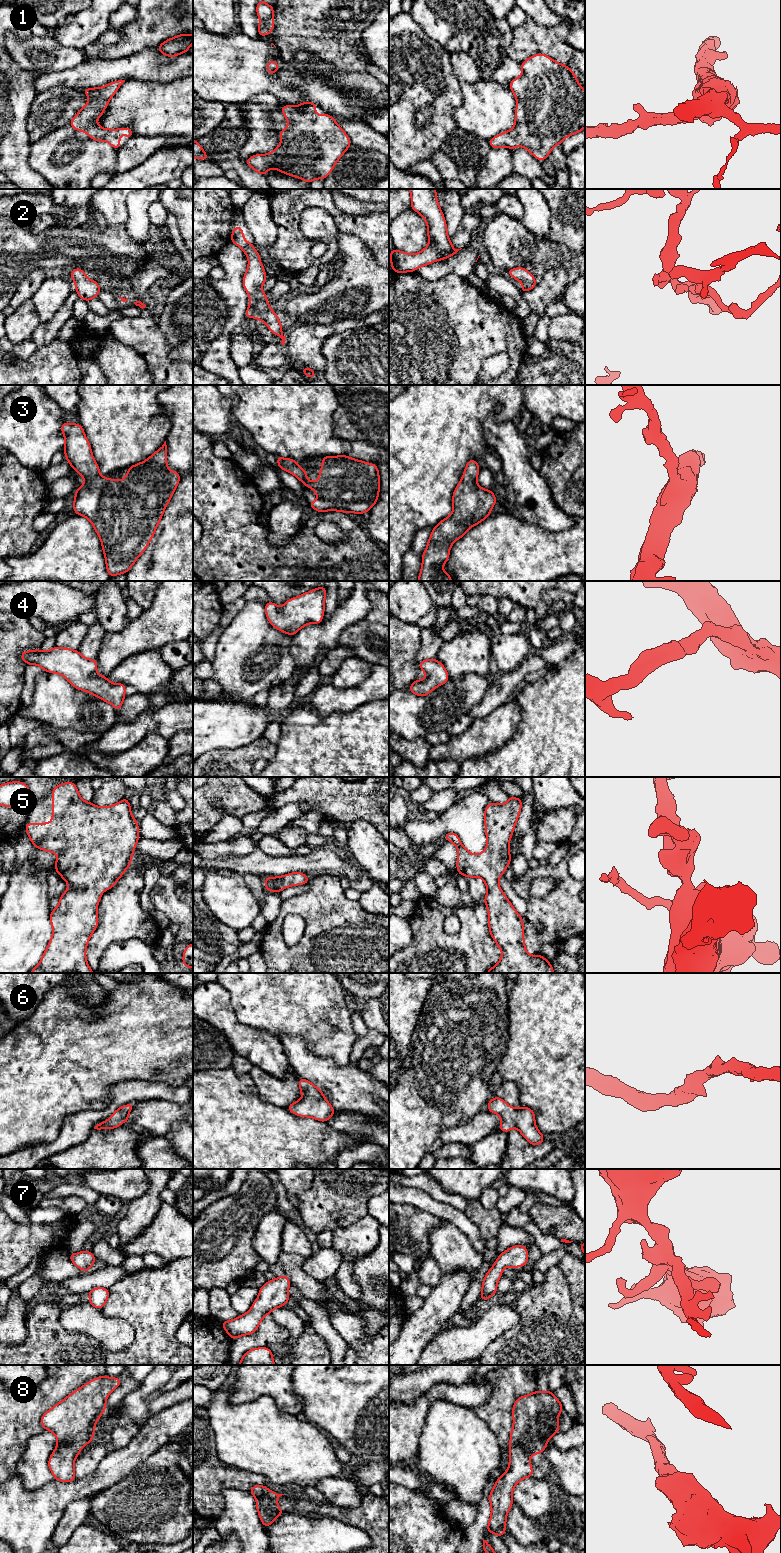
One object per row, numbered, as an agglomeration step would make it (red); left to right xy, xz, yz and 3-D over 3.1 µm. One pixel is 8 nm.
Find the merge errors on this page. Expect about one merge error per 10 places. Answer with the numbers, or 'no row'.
no row

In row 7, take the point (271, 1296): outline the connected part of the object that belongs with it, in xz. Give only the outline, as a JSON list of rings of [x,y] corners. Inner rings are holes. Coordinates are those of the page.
[[[287,1275],[267,1281],[260,1289],[259,1296],[251,1309],[238,1318],[221,1322],[222,1327],[234,1340],[240,1336],[253,1334],[257,1331],[261,1320],[273,1309],[284,1306],[290,1299],[288,1288],[290,1280]]]

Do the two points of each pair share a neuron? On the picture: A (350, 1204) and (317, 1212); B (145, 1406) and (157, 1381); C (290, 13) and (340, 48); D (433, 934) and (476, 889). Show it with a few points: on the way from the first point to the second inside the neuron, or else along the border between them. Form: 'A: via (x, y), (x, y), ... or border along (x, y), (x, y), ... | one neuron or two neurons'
A: via (342, 1204), (327, 1205), (325, 1207) | one neuron
B: via (147, 1400), (151, 1387) | one neuron
C: via (302, 15), (328, 37) | one neuron
D: border along (482, 901), (474, 903) | two neurons

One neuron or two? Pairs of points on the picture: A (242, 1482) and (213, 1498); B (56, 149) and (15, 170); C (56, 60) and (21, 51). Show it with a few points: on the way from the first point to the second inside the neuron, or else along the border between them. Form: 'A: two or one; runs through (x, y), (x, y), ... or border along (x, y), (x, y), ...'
A: one; runs through (234, 1482), (225, 1482), (217, 1490)
B: two; border along (29, 142), (29, 164), (44, 178)
C: one; runs through (47, 56), (30, 54)

